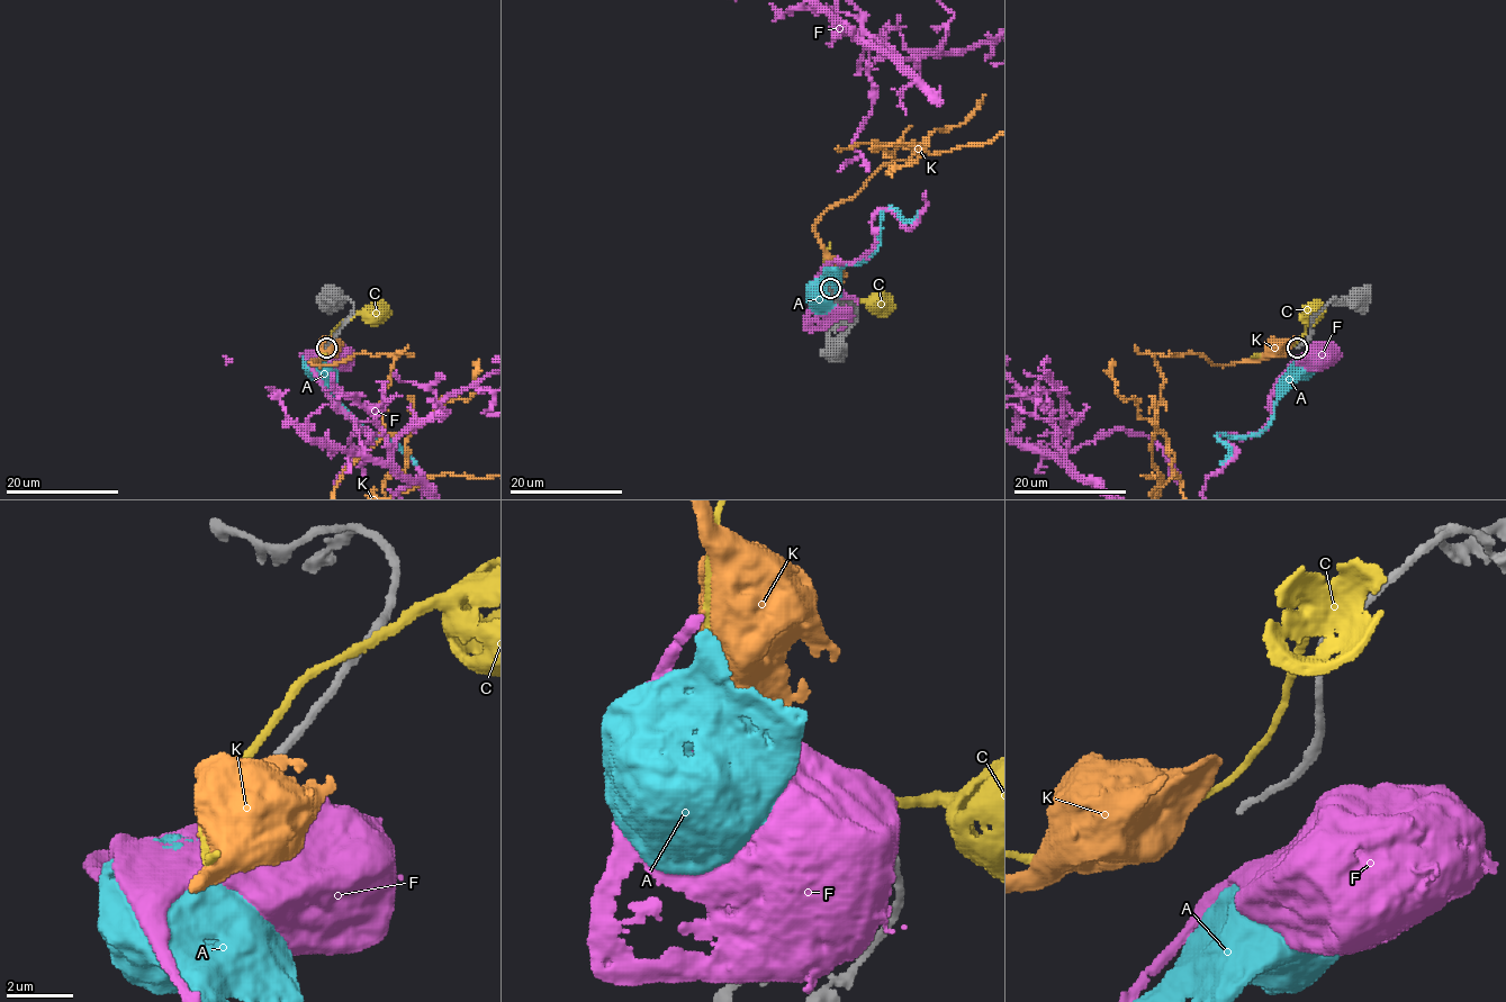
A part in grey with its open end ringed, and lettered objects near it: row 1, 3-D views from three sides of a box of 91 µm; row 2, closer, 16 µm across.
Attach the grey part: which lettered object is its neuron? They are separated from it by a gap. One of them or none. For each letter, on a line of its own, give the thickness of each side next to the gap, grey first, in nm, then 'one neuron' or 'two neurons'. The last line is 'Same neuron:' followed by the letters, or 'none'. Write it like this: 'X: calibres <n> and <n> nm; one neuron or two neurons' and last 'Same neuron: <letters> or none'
A: calibres 180 and 750 nm; two neurons
C: calibres 180 and 200 nm; two neurons
F: calibres 180 and 1000 nm; two neurons
K: calibres 180 and 800 nm; two neurons
Same neuron: none

